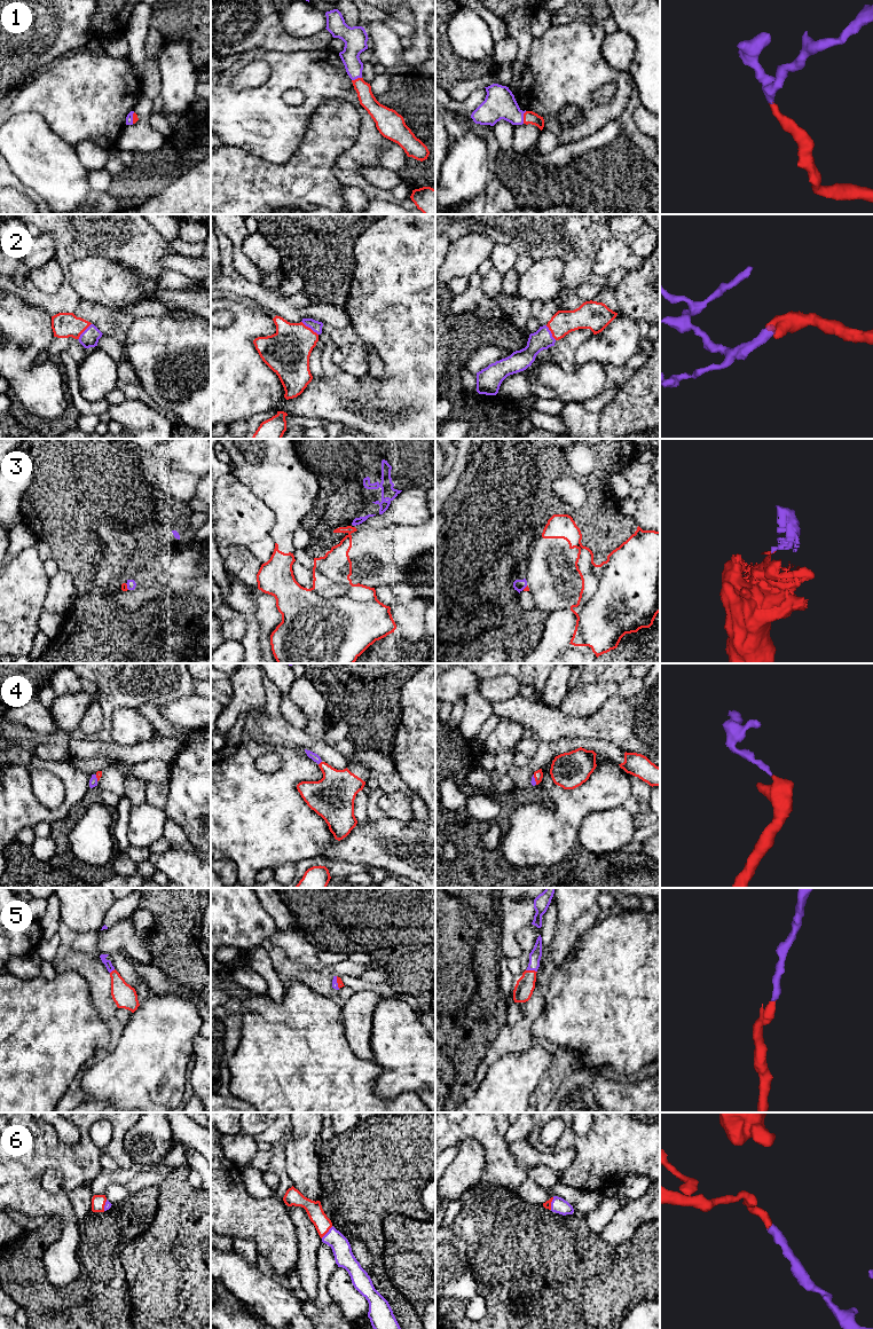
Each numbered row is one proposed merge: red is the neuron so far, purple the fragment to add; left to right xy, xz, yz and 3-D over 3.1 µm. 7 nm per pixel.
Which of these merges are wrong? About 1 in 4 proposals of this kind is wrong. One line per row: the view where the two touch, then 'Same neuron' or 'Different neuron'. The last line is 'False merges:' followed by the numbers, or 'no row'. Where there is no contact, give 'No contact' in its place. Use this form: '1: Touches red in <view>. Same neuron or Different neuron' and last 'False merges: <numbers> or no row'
1: Touches red in yz. Same neuron
2: Touches red in xz. Same neuron
3: Touches red in xy. Different neuron
4: Touches red in xz. Same neuron
5: Touches red in yz. Same neuron
6: Touches red in xz. Same neuron
False merges: 3

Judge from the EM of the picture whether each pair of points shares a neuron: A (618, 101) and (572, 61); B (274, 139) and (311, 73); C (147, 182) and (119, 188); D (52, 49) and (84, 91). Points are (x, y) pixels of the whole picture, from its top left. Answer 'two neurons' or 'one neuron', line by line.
A: one neuron
B: one neuron
C: one neuron
D: two neurons

